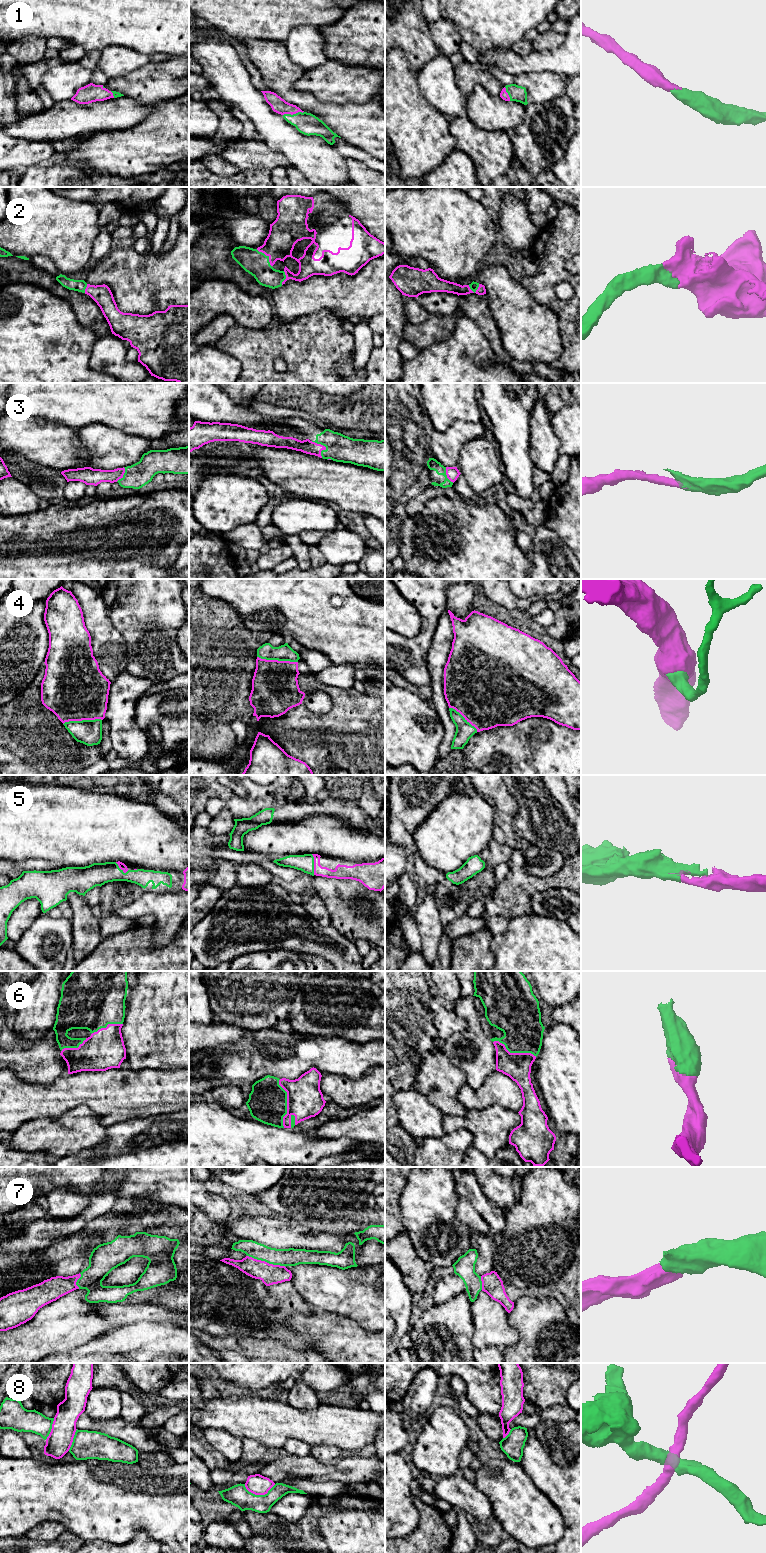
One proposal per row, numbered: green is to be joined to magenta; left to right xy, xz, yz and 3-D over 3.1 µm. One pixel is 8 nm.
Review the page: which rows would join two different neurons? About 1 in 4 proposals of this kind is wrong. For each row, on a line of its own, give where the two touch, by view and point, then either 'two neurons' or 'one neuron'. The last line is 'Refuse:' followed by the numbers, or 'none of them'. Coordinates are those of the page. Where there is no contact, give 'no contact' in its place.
1: meets magenta in xz at (293, 113); one neuron
2: meets magenta in xz at (267, 255); one neuron
3: meets magenta in xz at (324, 446); one neuron
4: meets magenta in xz at (277, 660); one neuron
5: meets magenta in xz at (314, 864); one neuron
6: meets magenta in xz at (287, 1103); one neuron
7: meets magenta in xz at (266, 1262); one neuron
8: meets magenta in xz at (259, 1494); two neurons
Refuse: 8

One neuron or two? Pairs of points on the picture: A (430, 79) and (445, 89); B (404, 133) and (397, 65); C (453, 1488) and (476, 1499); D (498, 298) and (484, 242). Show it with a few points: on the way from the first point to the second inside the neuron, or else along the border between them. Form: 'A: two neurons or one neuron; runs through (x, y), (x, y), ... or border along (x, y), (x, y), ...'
A: one neuron; runs through (434, 81), (441, 88)
B: one neuron; runs through (404, 116), (404, 113), (397, 106), (397, 82)
C: one neuron; runs through (459, 1492), (470, 1499)
D: two neurons; border along (485, 261), (479, 268)

